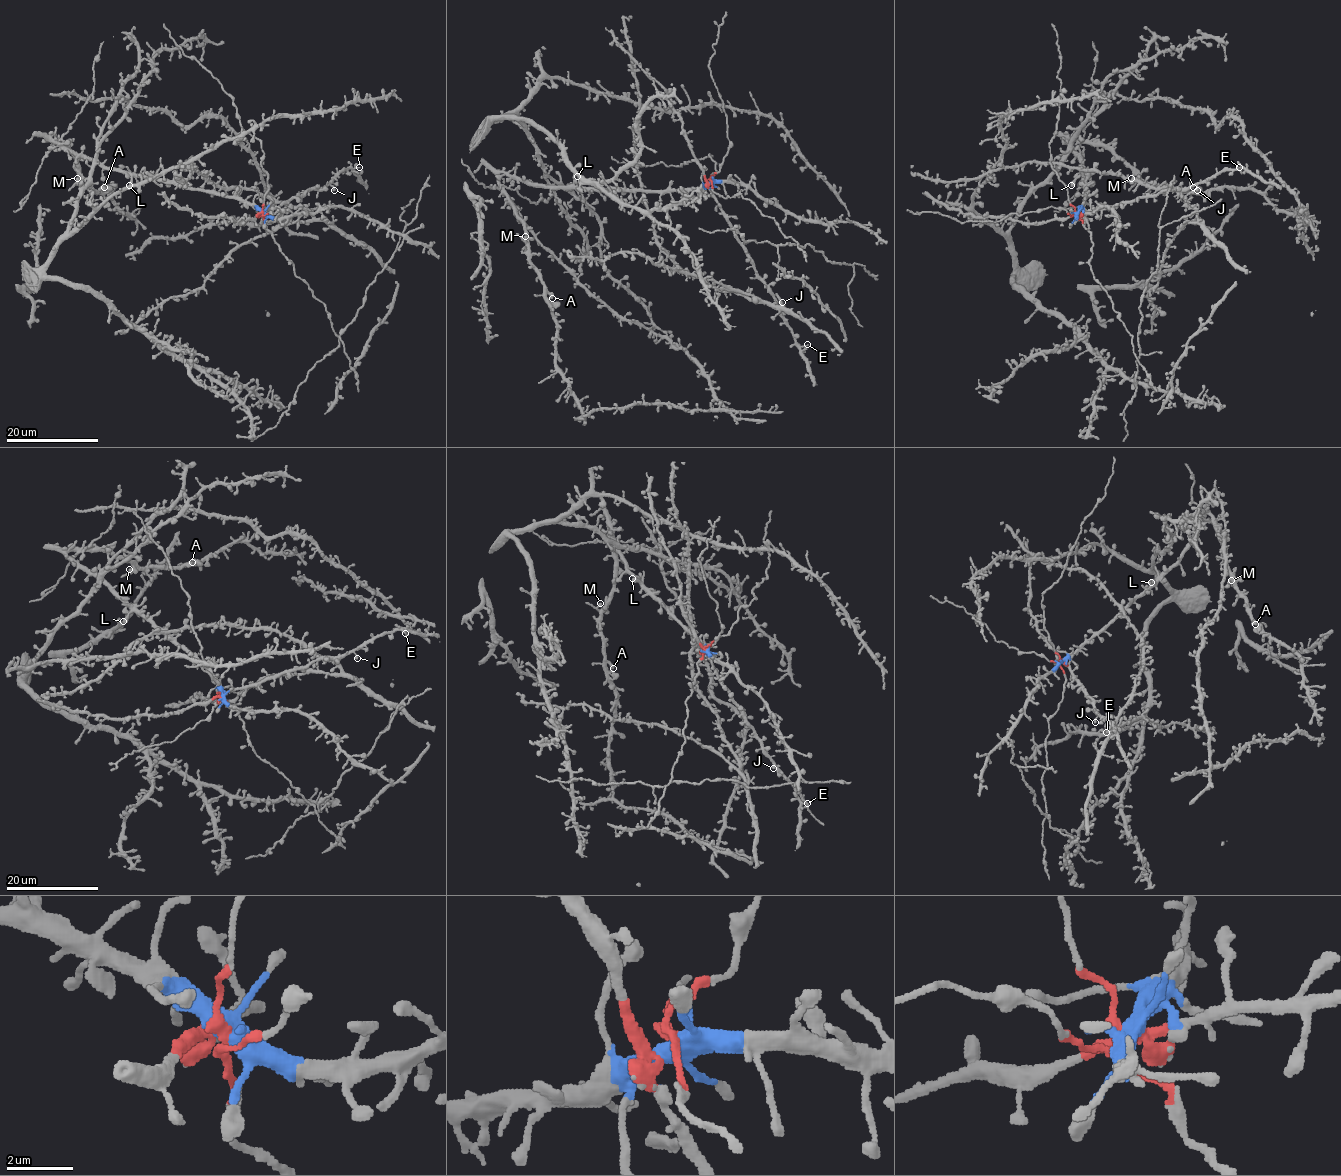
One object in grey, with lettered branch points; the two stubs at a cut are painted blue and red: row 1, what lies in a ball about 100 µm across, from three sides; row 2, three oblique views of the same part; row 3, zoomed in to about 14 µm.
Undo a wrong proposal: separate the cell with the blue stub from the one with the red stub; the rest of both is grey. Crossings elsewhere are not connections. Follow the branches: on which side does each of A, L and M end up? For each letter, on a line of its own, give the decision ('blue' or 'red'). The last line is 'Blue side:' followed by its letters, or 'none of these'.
A: blue
L: blue
M: blue
Blue side: A, L, M

